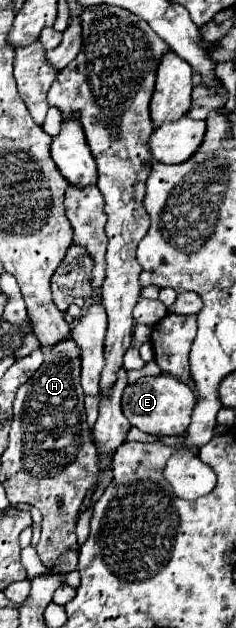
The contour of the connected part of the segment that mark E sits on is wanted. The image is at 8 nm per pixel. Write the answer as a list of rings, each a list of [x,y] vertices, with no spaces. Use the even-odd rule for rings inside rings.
[[[160,374],[156,378],[140,378],[134,384],[128,384],[122,396],[122,412],[132,426],[146,434],[156,436],[182,436],[190,424],[190,414],[196,406],[196,396],[192,390],[176,380],[174,376]]]

